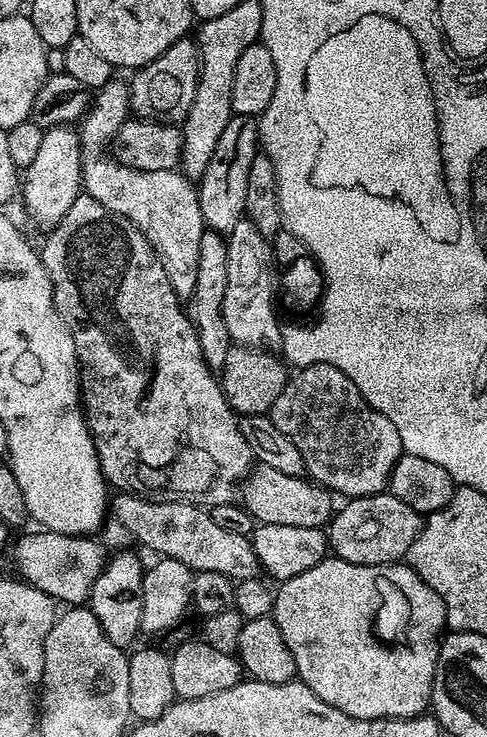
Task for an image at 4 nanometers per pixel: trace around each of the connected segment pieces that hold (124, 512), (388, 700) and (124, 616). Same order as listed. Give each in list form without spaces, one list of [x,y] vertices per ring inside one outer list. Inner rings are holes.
[[[121,491],[110,500],[111,515],[130,530],[137,545],[145,544],[155,555],[169,560],[180,560],[193,573],[217,572],[233,582],[255,580],[262,569],[258,554],[254,554],[248,536],[233,534],[214,526],[211,511],[192,502],[180,500],[145,500],[143,496]]]
[[[329,558],[318,562],[306,574],[298,574],[298,578],[290,578],[283,581],[275,589],[272,601],[272,619],[276,621],[278,630],[282,630],[282,638],[286,638],[286,646],[290,646],[290,654],[294,654],[294,666],[296,676],[301,684],[310,686],[322,702],[330,702],[342,714],[350,714],[350,718],[366,718],[377,720],[378,718],[414,718],[423,716],[429,711],[432,698],[432,676],[436,672],[436,663],[440,653],[440,641],[446,632],[446,621],[444,619],[444,603],[413,568],[407,563],[397,562],[395,564],[383,564],[382,566],[358,566],[354,562]]]
[[[116,550],[109,555],[102,574],[92,587],[86,604],[91,608],[94,618],[102,626],[102,634],[114,642],[114,646],[127,649],[128,644],[137,643],[136,636],[141,635],[140,623],[142,622],[142,582],[144,581],[145,565],[140,565],[140,560],[132,550]]]

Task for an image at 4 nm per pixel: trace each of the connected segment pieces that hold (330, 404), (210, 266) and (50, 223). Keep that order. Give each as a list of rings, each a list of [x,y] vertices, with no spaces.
[[[305,364],[299,370],[301,372],[297,376],[295,373],[289,379],[282,394],[278,394],[270,415],[274,426],[278,426],[278,430],[291,438],[294,446],[298,446],[304,459],[305,473],[329,492],[341,497],[344,495],[344,498],[377,496],[385,491],[390,474],[404,452],[402,438],[398,438],[398,430],[394,430],[390,418],[371,408],[362,398],[358,386],[354,386],[354,382],[350,382],[342,370],[329,364]]]
[[[211,230],[204,231],[202,243],[198,246],[198,283],[194,286],[194,294],[186,297],[188,320],[194,326],[198,346],[202,348],[202,358],[213,370],[223,368],[226,354],[234,346],[234,342],[226,330],[226,322],[222,314],[222,302],[226,298],[227,249],[228,241],[221,233]]]
[[[75,127],[49,128],[42,138],[38,154],[30,166],[22,172],[22,200],[28,216],[36,224],[41,224],[44,230],[55,228],[56,223],[74,206],[74,202],[82,195],[82,145],[80,133]]]

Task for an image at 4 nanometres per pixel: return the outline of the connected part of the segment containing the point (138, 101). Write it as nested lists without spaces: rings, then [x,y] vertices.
[[[185,38],[174,42],[154,62],[145,68],[135,69],[133,80],[128,84],[128,106],[133,117],[142,120],[157,120],[163,124],[179,125],[188,117],[190,102],[194,102],[194,90],[198,90],[198,74],[200,73],[200,51],[196,48],[195,39]]]

